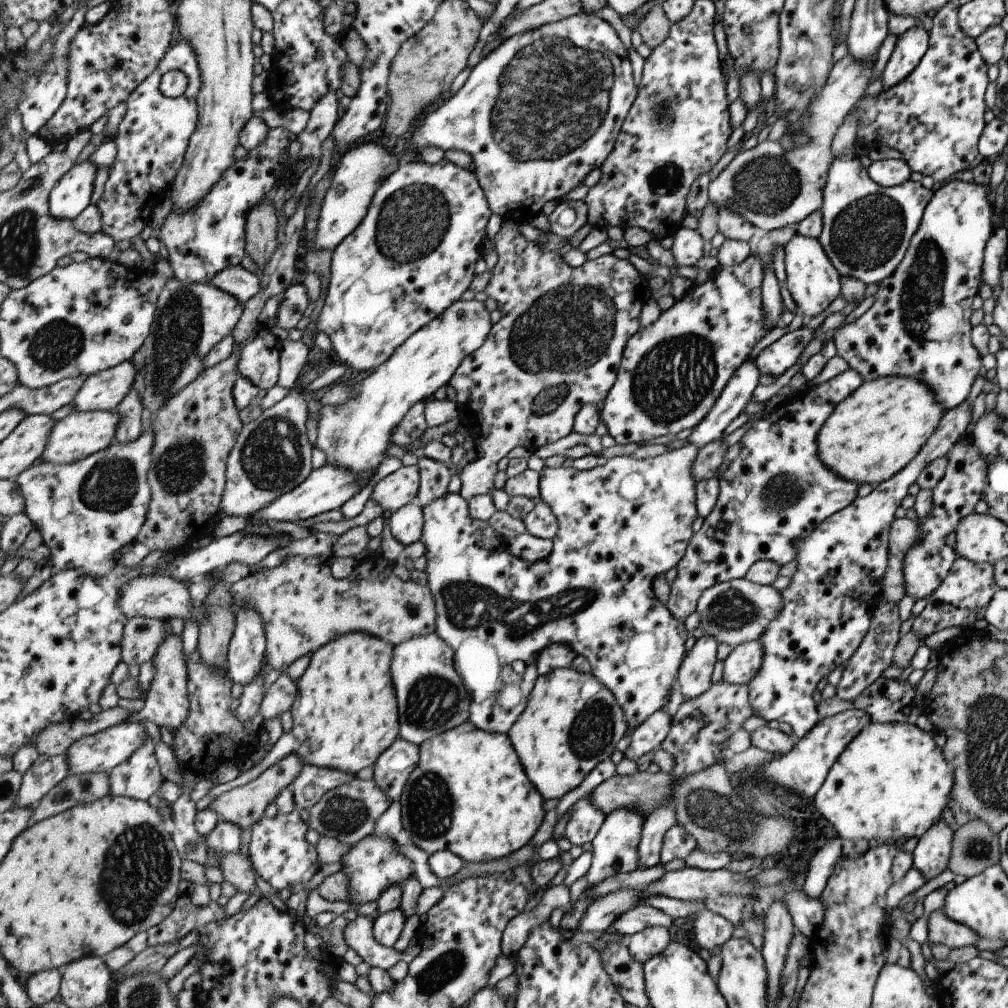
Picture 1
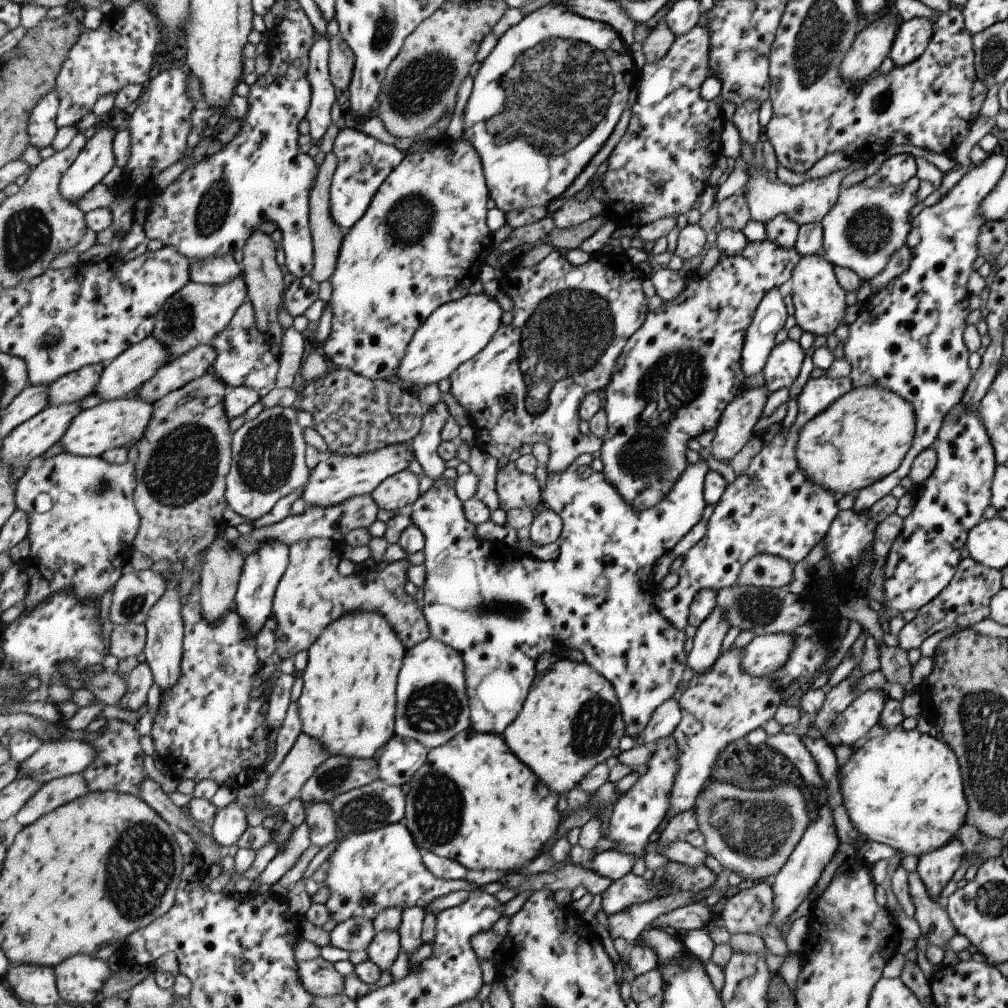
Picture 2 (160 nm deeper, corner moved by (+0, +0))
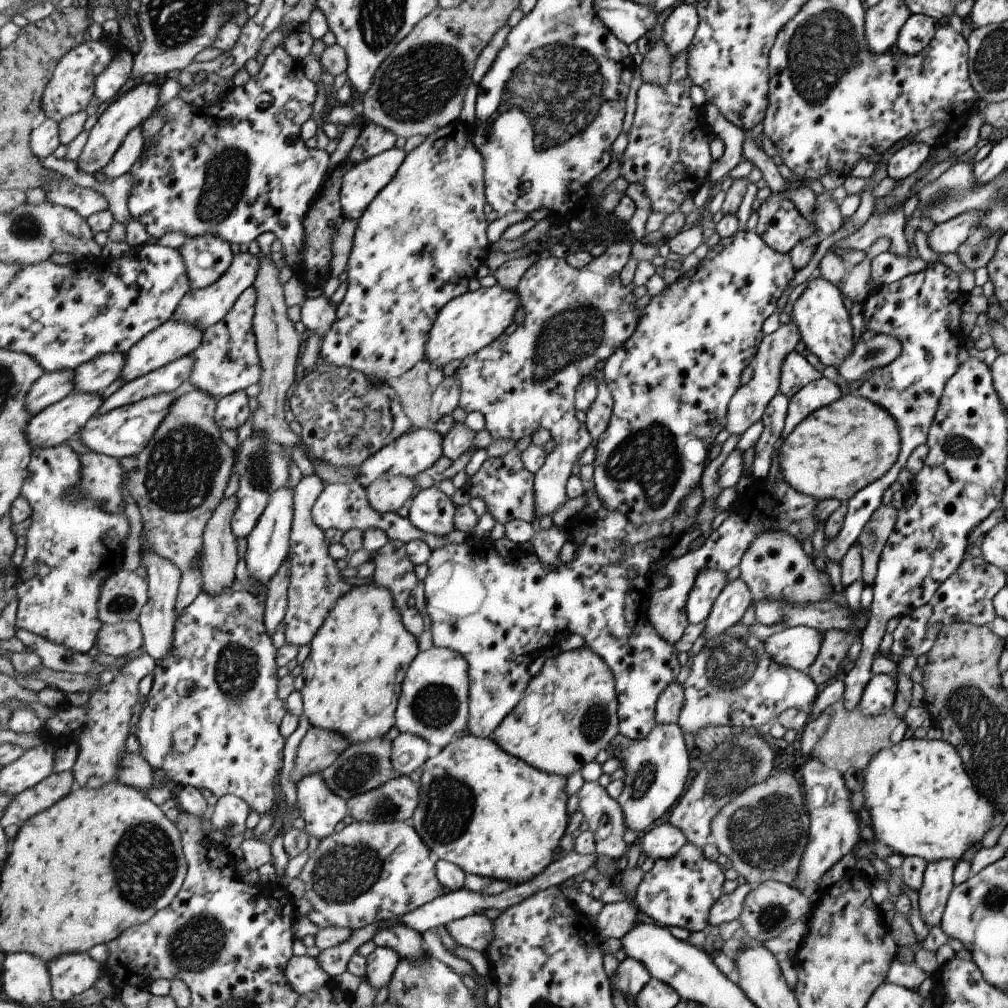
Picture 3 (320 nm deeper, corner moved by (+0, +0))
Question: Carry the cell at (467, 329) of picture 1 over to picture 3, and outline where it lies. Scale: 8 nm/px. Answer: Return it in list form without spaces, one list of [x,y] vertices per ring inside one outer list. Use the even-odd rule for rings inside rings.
[[[498,282],[490,288],[481,287],[455,298],[442,313],[438,314],[438,322],[431,328],[425,360],[429,360],[435,368],[443,368],[453,360],[465,361],[473,354],[481,352],[513,324],[519,306],[522,306],[522,302],[517,290],[509,290]]]

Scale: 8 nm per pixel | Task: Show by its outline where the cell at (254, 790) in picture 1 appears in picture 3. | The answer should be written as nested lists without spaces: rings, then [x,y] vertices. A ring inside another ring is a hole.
[[[317,727],[308,730],[298,746],[295,766],[291,772],[291,781],[295,787],[305,776],[313,772],[321,773],[332,766],[349,746],[352,744],[343,734]]]

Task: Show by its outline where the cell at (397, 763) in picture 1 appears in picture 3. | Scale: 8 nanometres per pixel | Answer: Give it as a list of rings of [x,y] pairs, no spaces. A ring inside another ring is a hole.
[[[400,733],[391,750],[393,768],[401,772],[401,777],[410,777],[413,772],[420,771],[429,760],[429,745],[421,736]]]

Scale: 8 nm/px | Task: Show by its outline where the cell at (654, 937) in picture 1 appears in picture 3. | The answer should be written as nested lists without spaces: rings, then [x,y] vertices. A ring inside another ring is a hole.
[[[620,956],[620,963],[610,982],[623,994],[625,1000],[631,1000],[634,1003],[639,994],[646,989],[650,978],[650,972],[647,971],[647,966],[643,962]]]

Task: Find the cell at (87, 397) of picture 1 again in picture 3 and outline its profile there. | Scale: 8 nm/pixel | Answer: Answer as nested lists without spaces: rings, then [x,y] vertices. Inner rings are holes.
[[[170,320],[163,324],[159,329],[151,332],[142,342],[131,348],[125,360],[125,368],[121,372],[121,380],[129,383],[137,378],[147,376],[155,370],[167,367],[171,362],[193,354],[203,341],[203,334],[197,326],[191,326],[189,322],[179,322],[179,320]]]

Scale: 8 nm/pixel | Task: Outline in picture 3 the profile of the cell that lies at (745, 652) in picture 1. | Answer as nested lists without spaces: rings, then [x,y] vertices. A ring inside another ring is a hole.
[[[801,625],[767,636],[763,648],[777,666],[787,666],[802,673],[814,662],[821,642],[819,630]]]

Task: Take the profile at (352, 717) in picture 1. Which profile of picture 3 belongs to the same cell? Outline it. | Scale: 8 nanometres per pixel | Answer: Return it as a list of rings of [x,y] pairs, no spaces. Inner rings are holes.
[[[374,582],[353,587],[349,594],[335,602],[322,630],[311,642],[310,656],[298,669],[304,678],[301,690],[304,715],[313,727],[343,734],[352,745],[383,738],[396,727],[395,710],[401,696],[401,684],[411,662],[419,654],[418,639],[403,624],[391,590]]]

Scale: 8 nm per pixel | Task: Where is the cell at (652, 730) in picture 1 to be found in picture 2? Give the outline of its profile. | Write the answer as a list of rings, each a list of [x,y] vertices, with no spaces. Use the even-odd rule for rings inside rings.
[[[669,698],[667,702],[663,702],[658,707],[647,722],[647,729],[643,734],[645,742],[643,744],[649,745],[661,738],[667,738],[669,734],[673,733],[673,730],[680,722],[680,710],[677,702],[673,698]]]

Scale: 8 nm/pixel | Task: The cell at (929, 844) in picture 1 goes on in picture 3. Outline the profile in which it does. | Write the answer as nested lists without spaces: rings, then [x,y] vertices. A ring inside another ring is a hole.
[[[943,858],[937,862],[927,862],[922,875],[922,884],[916,892],[918,911],[925,926],[931,929],[938,926],[945,907],[945,902],[954,888],[952,871],[957,862]]]

